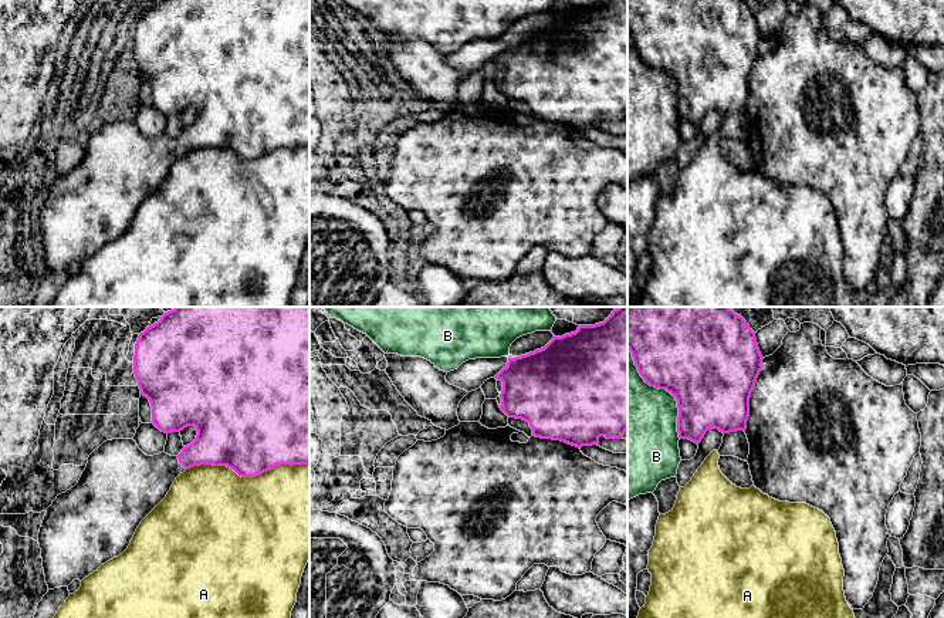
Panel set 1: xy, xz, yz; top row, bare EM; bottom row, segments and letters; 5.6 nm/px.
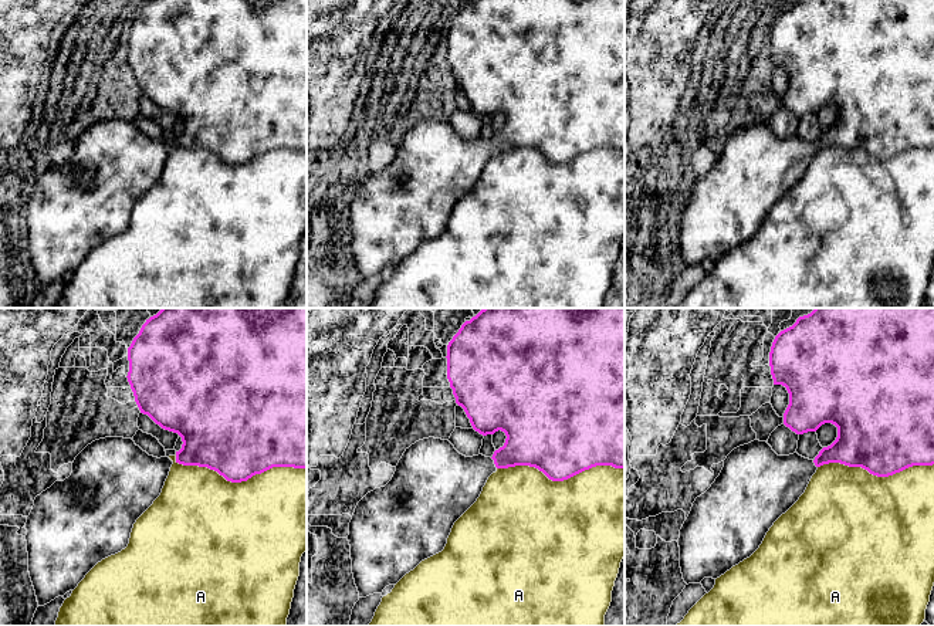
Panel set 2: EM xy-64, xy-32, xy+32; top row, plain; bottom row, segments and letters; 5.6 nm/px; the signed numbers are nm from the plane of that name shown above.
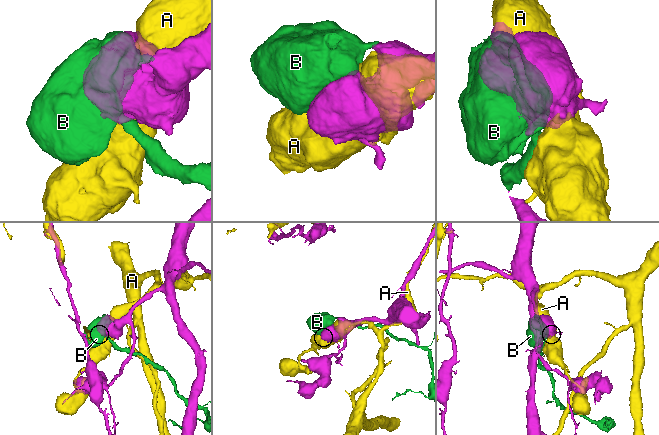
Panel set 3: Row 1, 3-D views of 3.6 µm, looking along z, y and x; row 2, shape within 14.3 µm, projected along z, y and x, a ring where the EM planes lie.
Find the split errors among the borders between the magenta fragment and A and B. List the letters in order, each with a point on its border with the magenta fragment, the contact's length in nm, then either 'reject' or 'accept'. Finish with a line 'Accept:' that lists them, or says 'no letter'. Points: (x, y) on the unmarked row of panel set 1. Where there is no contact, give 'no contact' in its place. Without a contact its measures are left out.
A: contact xy (247, 158); length 700 nm; reject
B: contact yz (663, 70); length 600 nm; reject
Accept: no letter

